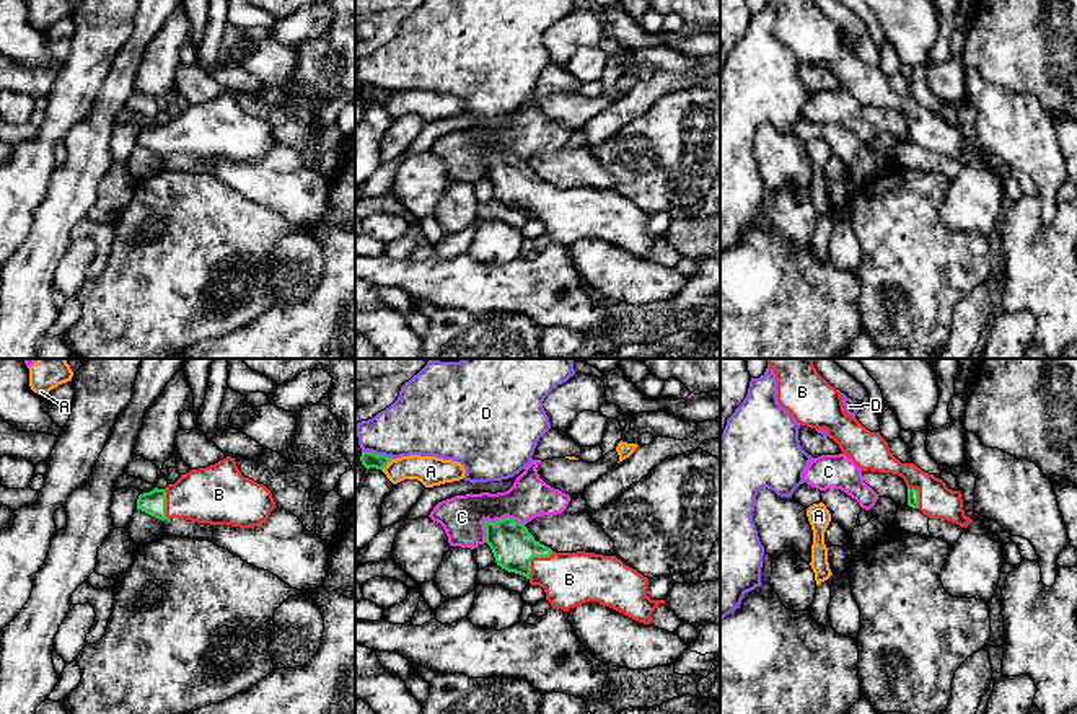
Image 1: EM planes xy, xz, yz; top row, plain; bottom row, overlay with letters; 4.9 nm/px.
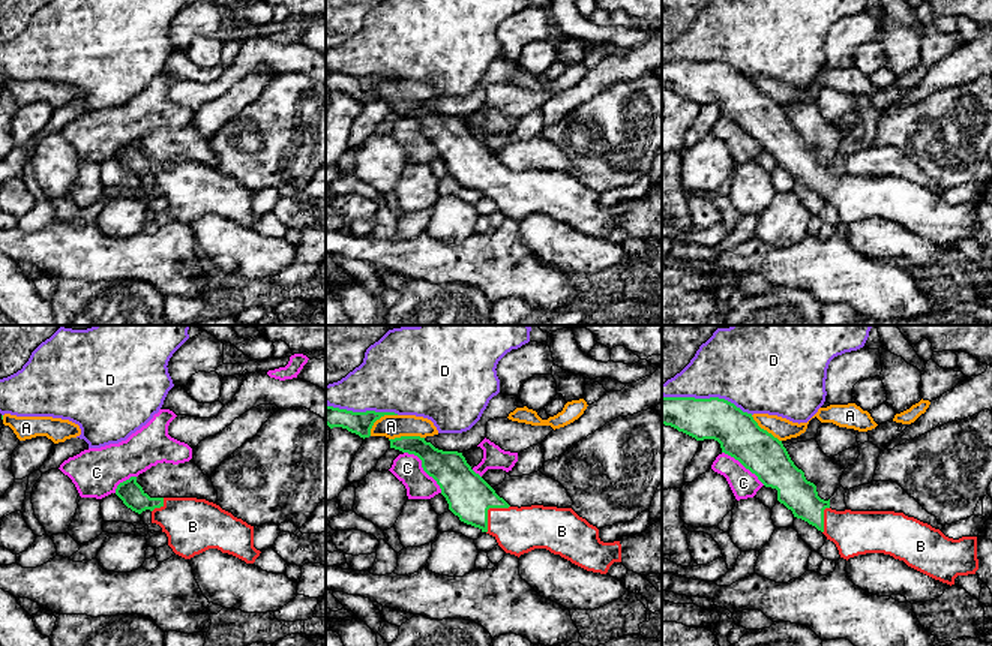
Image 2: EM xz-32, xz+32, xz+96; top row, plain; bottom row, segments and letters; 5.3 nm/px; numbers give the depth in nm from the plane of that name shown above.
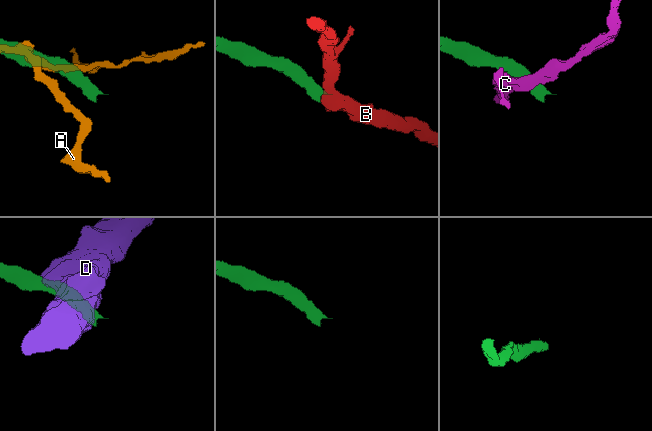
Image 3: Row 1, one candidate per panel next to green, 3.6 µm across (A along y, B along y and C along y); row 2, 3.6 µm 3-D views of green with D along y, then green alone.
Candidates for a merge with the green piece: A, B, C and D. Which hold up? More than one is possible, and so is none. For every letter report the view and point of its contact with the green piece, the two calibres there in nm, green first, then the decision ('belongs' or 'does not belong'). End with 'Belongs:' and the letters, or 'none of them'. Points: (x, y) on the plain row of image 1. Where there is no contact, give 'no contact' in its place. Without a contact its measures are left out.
A: xz (388, 96) | 80/150 nm | does not belong
B: xz (533, 191) | 220/280 nm | belongs
C: xz (502, 154) | 220/220 nm | does not belong
D: xz (378, 90) | 80/320 nm | does not belong
Belongs: B

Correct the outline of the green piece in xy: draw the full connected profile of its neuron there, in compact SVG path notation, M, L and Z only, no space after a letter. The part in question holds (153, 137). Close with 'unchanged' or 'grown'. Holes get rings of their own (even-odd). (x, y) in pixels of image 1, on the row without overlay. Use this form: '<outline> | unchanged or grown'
M235 93L191 104L165 124L155 122L137 134L137 145L158 155L186 153L197 158L253 163L275 143L272 127L244 112Z | grown

